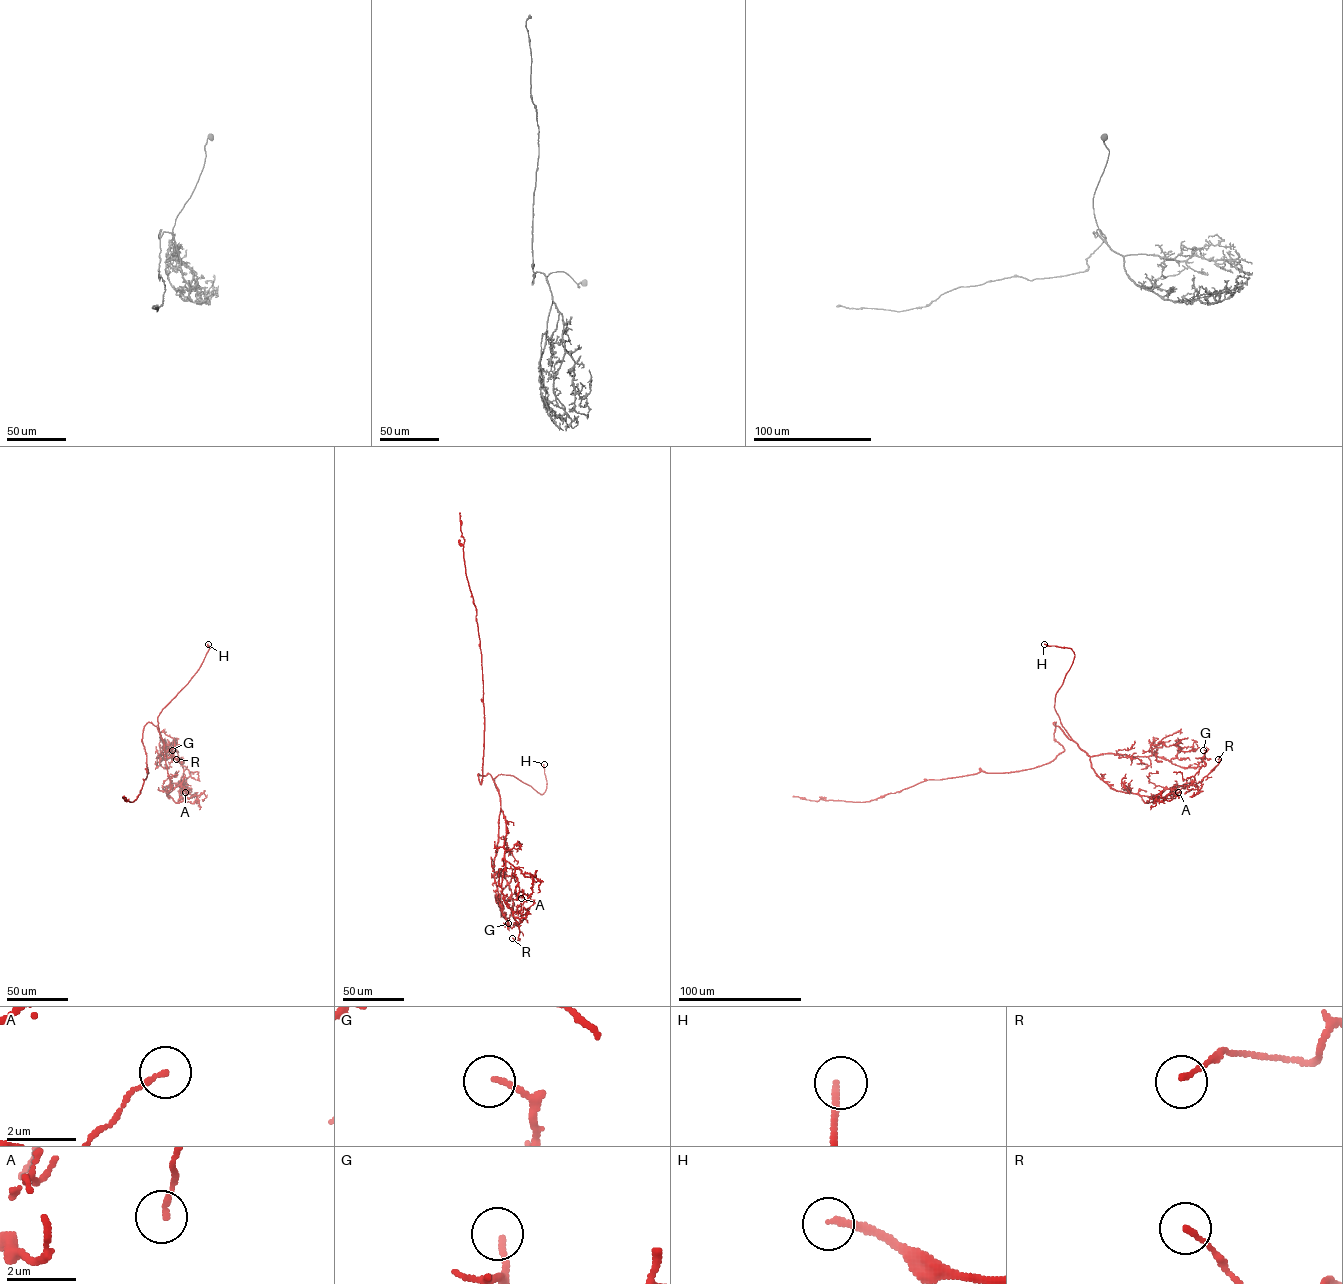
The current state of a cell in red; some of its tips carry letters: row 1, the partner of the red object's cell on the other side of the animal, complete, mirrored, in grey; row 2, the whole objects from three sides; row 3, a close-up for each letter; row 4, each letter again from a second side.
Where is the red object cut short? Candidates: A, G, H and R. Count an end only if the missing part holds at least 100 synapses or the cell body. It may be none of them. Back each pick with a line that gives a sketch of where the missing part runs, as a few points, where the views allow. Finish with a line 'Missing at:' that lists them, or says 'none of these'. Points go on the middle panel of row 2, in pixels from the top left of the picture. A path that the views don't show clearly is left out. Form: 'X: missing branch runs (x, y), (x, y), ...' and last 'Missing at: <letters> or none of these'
H: missing branch runs (544, 764), (531, 745)
Missing at: H

